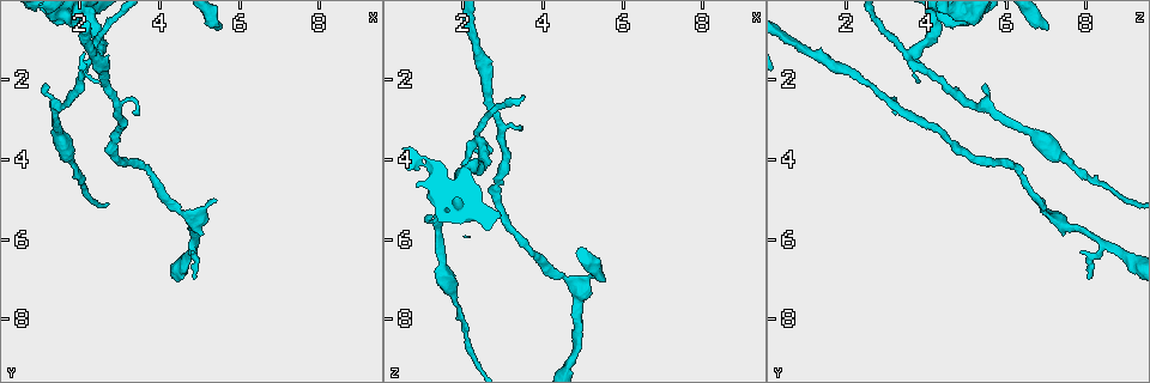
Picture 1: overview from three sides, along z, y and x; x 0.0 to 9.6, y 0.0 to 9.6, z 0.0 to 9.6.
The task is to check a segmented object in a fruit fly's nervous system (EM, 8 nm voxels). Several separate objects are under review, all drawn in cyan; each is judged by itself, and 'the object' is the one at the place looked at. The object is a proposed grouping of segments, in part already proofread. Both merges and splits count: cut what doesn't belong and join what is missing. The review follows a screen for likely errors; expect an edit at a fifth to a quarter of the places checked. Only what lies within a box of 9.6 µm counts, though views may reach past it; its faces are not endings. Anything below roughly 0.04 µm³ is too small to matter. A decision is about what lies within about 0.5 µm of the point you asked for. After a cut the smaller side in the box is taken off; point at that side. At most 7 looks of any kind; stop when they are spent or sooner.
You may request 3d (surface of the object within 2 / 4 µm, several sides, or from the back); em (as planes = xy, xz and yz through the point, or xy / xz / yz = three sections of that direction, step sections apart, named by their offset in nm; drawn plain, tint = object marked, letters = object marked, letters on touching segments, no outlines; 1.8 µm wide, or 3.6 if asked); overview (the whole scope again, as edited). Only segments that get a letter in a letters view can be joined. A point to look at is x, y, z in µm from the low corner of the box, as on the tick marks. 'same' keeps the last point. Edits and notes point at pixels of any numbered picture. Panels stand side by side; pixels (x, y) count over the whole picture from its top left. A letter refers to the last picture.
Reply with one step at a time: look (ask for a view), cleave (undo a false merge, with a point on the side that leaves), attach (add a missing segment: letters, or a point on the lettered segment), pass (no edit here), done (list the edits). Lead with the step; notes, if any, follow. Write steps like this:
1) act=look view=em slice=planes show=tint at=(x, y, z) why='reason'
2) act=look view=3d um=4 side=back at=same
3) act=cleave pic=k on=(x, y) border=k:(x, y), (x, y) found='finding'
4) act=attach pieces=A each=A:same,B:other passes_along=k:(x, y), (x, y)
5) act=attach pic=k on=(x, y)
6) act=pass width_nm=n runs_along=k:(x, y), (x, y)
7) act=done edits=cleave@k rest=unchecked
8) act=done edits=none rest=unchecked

act=look view=em slice=planes show=letters at=(5.40, 5.05, 6.85) why='an open end'

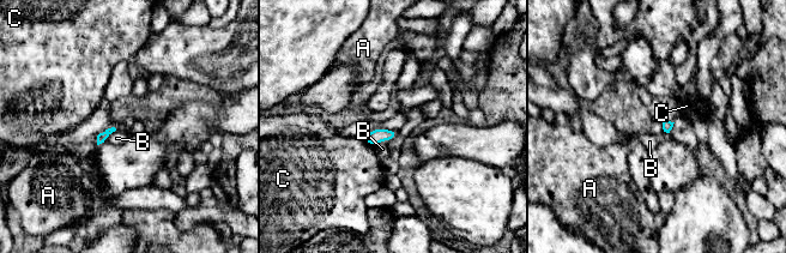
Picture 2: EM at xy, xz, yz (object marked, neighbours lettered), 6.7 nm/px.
act=pass each=A:other,B:other,C:other found='no lettered segment goes on from it'

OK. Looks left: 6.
act=look view=3d um=4 side=back at=(4.85, 7.00, 8.05) why='tapers out'

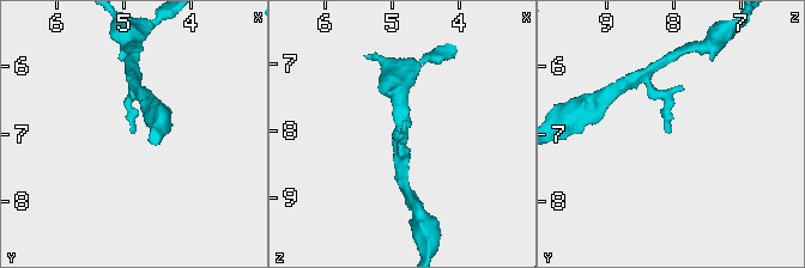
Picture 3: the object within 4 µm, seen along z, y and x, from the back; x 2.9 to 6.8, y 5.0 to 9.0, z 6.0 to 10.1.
act=look view=em slice=yz step=4 show=letters at=(4.90, 7.00, 8.05)

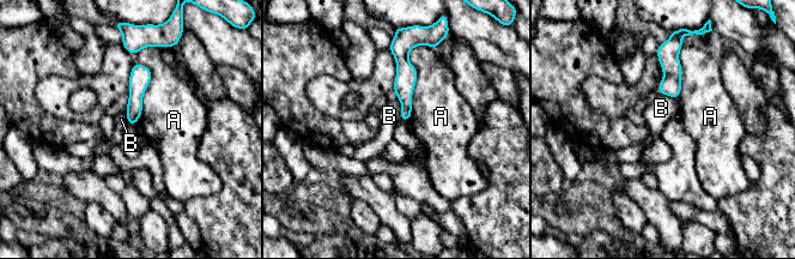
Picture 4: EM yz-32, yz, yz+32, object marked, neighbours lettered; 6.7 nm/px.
act=look view=em slice=xy step=16 show=letters at=same

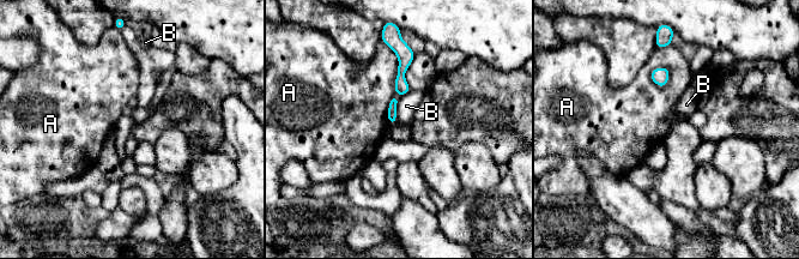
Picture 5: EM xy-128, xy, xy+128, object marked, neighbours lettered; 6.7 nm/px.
act=pass each=A:other,B:other border=5:(398, 101), (395, 124) found='no lettered segment goes on from it'

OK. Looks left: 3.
act=look view=em slice=planes show=tint at=(2.40, 1.35, 3.65) why='branch point'

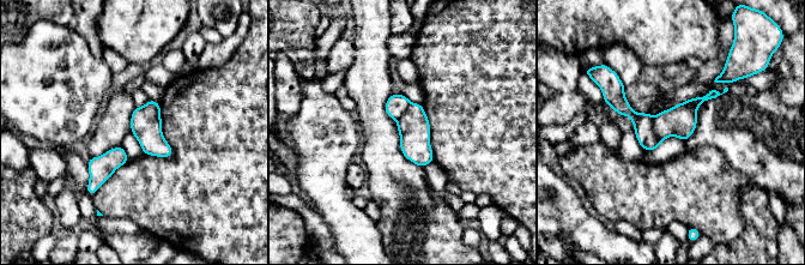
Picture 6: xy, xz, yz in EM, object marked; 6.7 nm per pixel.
act=look view=em slice=planes show=letters at=same why='what lies round it'

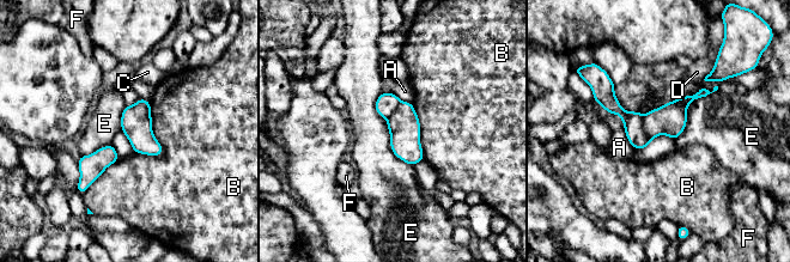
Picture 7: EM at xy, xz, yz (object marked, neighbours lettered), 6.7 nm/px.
act=cleave pic=7 on=(634, 132) each=A:other,B:other,C:other,D:other,E:other,F:other border=7:(642, 115), (642, 126), (649, 144) found='two neurons meet here'

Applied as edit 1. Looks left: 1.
act=done edits=cleave@7 rest=unchecked

